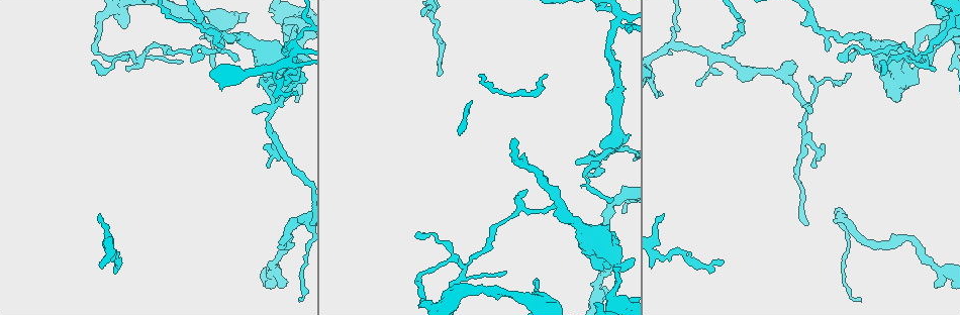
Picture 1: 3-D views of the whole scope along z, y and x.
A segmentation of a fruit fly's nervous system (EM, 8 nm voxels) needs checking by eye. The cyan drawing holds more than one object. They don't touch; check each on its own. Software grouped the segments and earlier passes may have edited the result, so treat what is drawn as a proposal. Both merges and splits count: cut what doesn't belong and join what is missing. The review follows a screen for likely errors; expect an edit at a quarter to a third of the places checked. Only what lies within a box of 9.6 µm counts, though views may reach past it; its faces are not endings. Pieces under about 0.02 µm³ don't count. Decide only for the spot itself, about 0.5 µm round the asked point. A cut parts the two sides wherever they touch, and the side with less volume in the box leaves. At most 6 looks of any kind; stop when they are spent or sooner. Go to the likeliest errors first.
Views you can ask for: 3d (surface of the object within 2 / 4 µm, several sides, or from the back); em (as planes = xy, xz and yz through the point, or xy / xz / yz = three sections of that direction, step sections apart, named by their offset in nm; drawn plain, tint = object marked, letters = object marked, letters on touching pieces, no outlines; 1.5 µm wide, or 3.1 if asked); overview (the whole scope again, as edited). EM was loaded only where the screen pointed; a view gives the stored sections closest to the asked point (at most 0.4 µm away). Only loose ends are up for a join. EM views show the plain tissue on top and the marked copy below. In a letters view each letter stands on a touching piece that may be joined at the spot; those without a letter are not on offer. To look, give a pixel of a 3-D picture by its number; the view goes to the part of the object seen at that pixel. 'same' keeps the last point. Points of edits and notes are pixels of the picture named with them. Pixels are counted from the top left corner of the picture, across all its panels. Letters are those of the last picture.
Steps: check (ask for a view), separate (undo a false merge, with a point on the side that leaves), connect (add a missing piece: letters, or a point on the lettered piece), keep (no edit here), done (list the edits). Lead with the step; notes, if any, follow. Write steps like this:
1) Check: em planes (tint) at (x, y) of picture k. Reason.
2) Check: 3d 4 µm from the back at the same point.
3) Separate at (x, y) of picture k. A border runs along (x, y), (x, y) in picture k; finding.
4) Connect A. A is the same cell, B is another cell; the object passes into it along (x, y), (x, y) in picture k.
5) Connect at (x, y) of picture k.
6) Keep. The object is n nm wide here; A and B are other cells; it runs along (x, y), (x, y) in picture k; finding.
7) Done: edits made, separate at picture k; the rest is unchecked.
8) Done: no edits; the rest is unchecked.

Check: em planes (letters) at (267, 167) of picture 1. Tapers out.

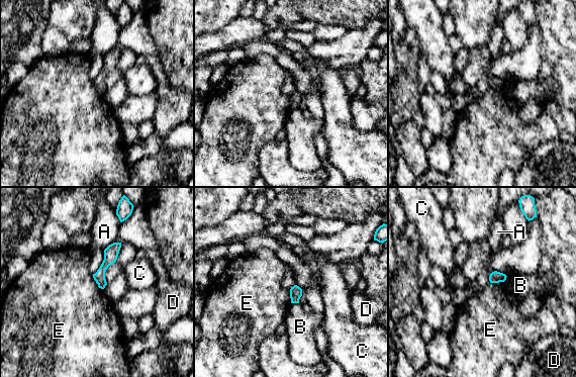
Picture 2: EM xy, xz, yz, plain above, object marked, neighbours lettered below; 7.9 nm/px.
Keep. A, B, C, D and E are other cells; a border runs along (92, 275), (97, 285), (102, 289) in picture 2; none of them fits.

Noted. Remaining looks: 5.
Check: 3d 4 µm at (281, 288) of picture 1. Branch stops here.

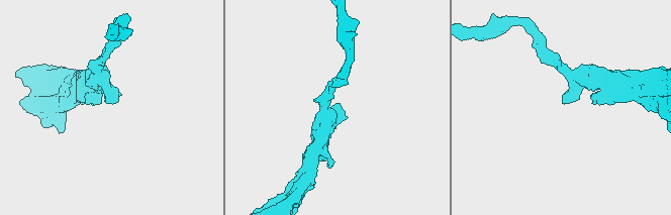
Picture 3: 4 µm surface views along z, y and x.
Check: em yz step 4 (tint) at (112, 104) of picture 3. Shape alone is not enough.

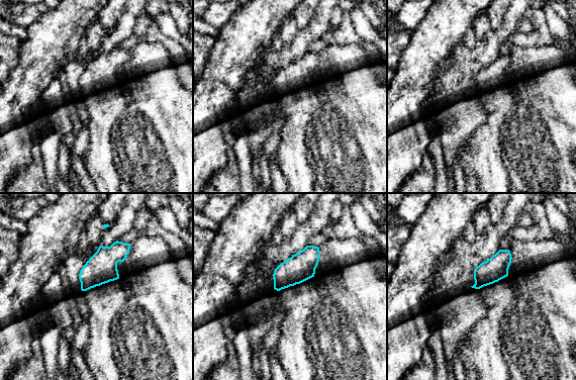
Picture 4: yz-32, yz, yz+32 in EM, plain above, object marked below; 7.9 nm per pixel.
Check: em planes (letters) at the same point.

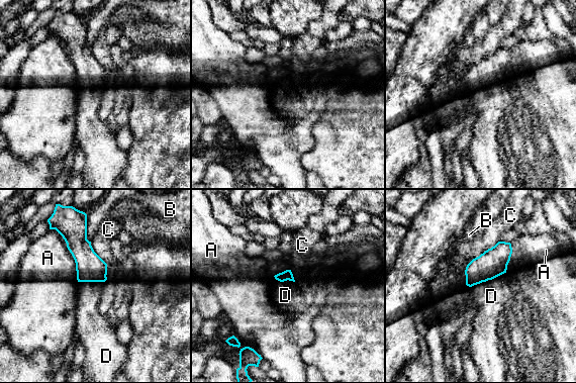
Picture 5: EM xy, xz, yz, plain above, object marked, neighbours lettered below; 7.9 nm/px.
Connect D. D is the same cell, A, B and C are other cells; the object passes into it along (492, 263), (488, 279), (491, 296) in picture 5; it goes on there.

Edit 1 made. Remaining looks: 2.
Check: overview. See it whole again.

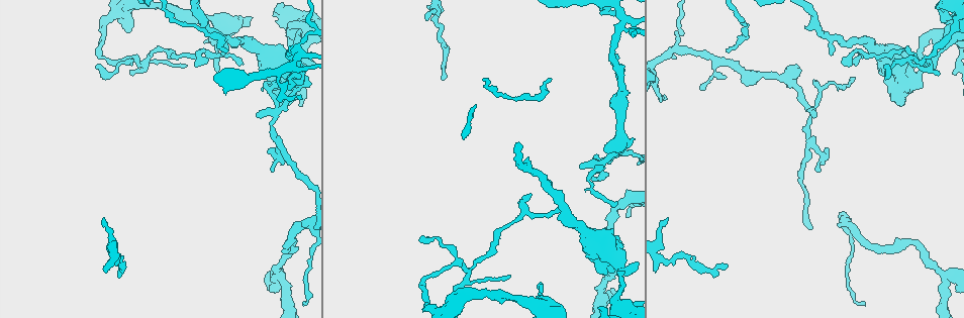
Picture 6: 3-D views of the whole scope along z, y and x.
Check: em planes (letters) at (530, 195) of picture 6. Free end.

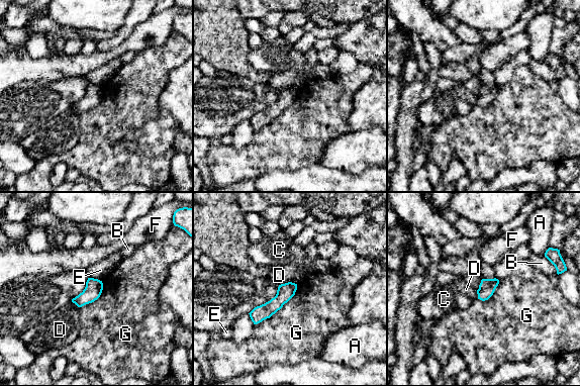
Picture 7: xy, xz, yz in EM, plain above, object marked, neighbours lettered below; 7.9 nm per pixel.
Keep. The longest contact is with G, 480 nm; A, B, C, D, E, F and G are other cells; none of them fits.

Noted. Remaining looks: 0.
Done: edits made, connect at picture 5; the rest is unchecked.

